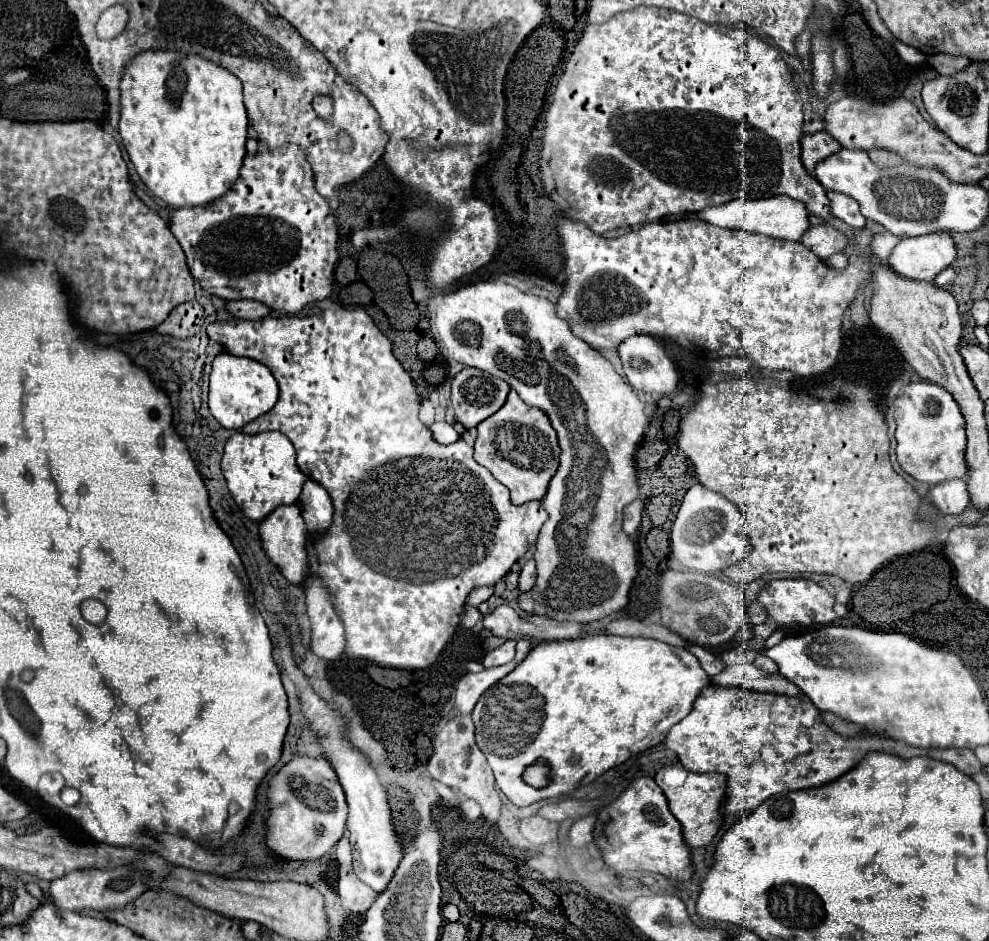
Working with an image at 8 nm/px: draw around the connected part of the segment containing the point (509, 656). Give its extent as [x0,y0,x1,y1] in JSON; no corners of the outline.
[483,640,515,668]

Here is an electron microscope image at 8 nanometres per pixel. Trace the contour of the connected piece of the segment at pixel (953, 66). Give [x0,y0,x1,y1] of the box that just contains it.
[927,54,971,76]

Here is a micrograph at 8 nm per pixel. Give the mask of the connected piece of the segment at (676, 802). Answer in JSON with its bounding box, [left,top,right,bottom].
[655,763,727,848]

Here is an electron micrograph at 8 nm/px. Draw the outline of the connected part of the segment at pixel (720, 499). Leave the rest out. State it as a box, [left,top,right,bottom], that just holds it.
[671,484,751,572]

